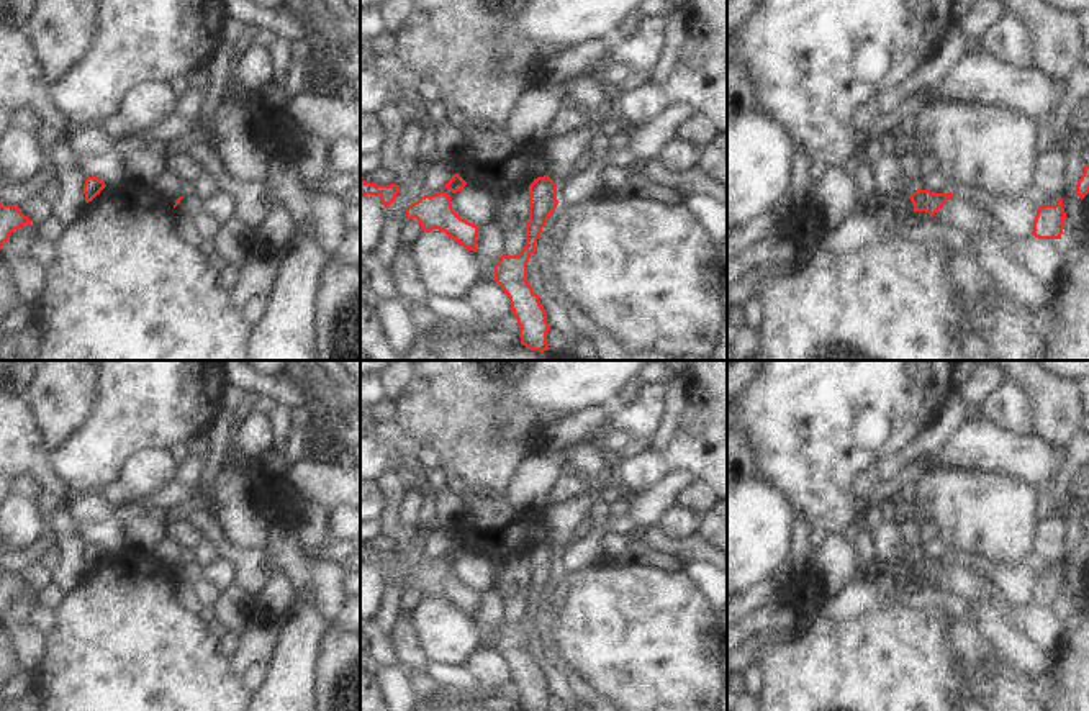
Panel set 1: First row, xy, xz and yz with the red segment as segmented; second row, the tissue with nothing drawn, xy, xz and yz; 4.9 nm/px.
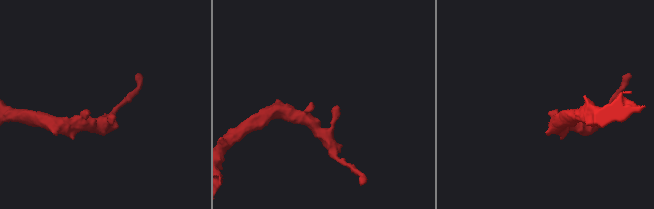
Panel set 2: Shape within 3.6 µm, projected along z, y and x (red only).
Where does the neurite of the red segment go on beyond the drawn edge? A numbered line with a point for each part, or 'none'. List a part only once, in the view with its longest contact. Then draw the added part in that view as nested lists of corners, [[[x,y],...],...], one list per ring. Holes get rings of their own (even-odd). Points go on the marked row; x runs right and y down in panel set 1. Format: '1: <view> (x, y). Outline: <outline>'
none

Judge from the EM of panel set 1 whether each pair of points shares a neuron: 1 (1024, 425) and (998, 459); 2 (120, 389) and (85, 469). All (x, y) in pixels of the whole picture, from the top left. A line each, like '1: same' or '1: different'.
1: different
2: same

